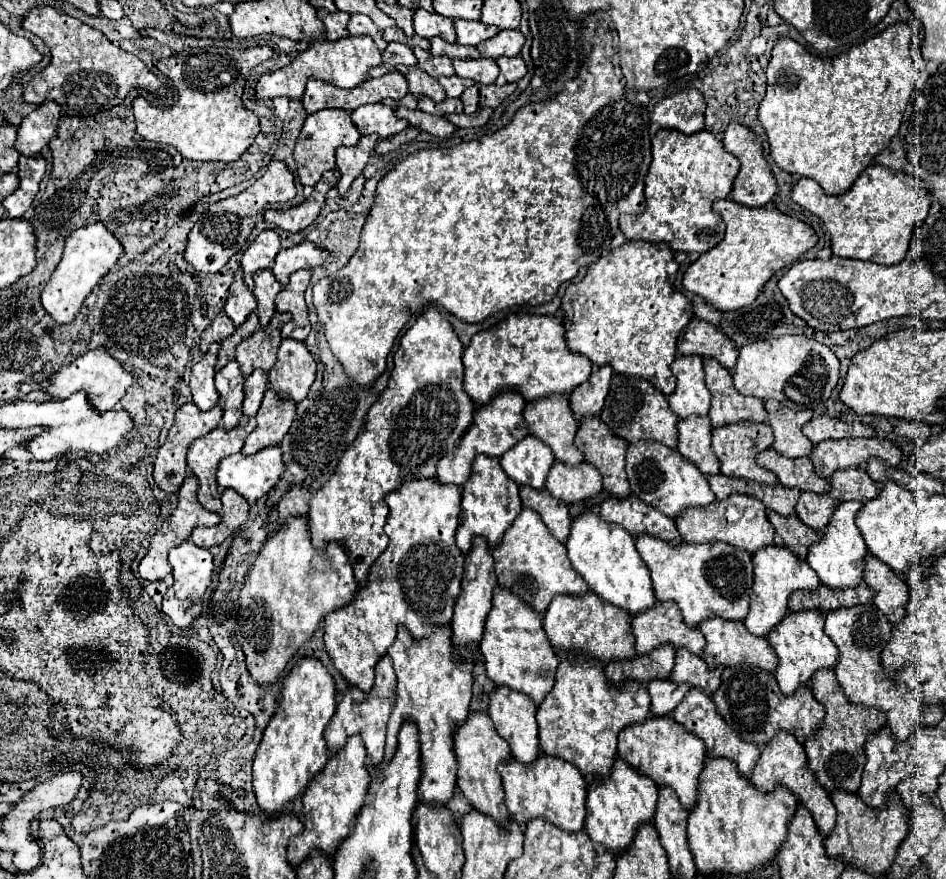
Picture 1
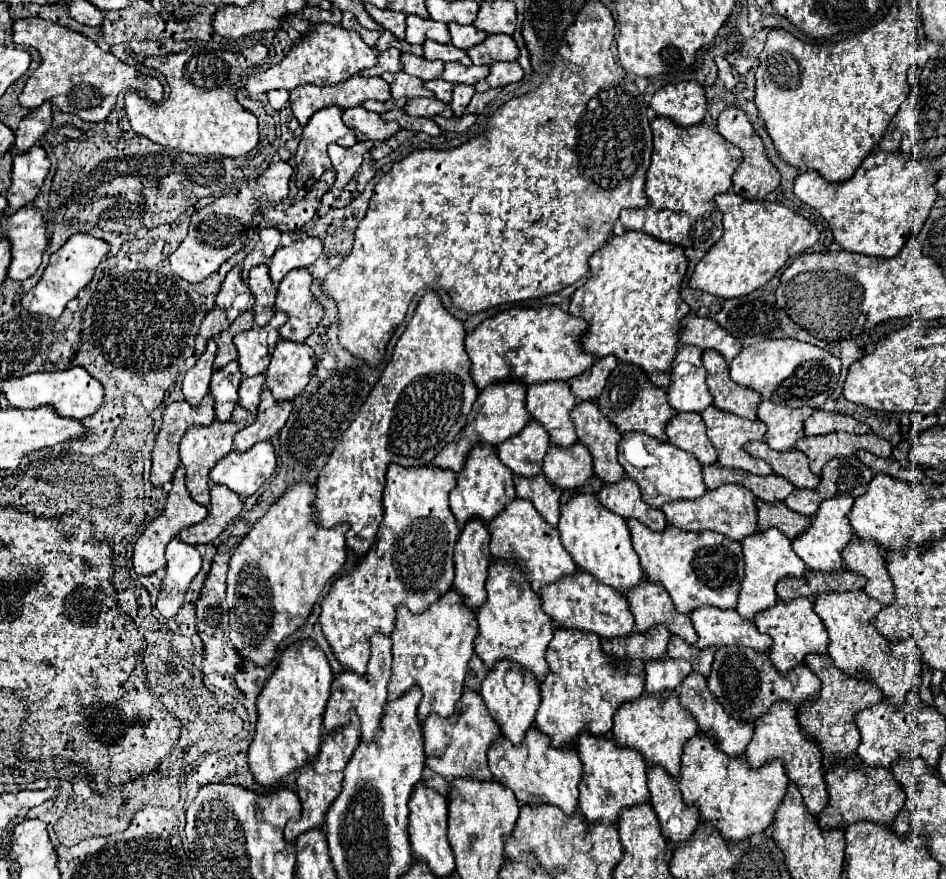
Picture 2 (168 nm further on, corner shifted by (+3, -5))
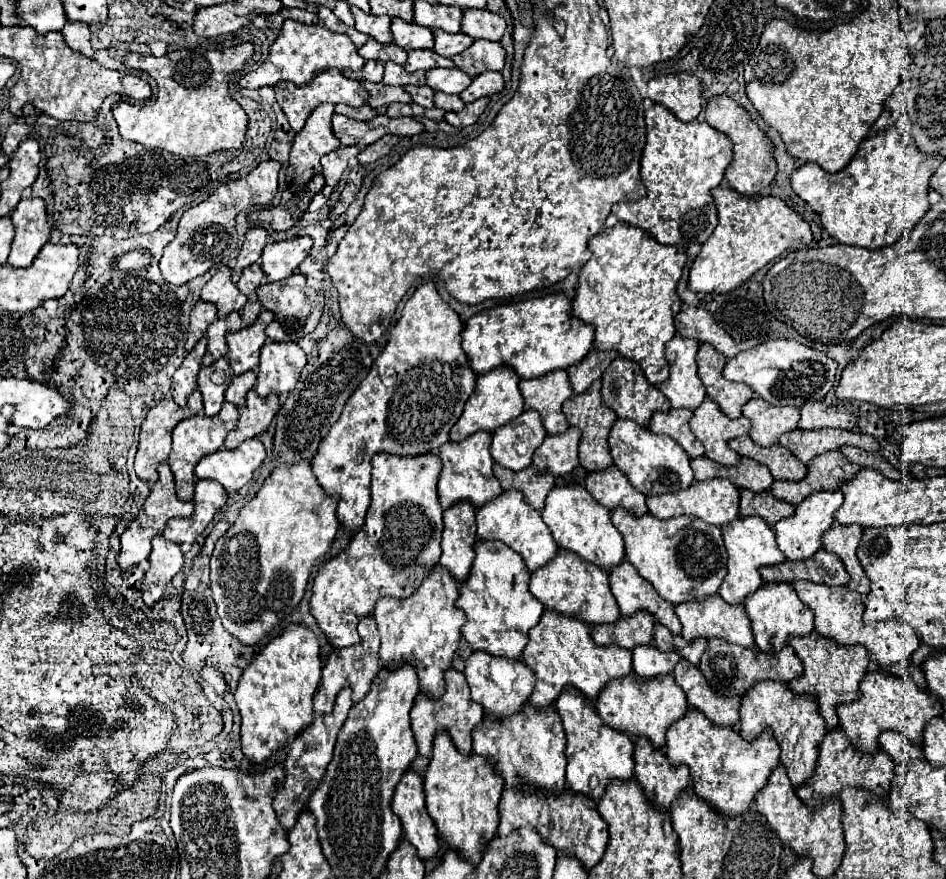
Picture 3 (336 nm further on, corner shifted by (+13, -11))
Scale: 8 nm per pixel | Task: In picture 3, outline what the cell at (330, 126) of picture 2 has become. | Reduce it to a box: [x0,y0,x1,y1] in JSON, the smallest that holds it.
[285,103,341,193]

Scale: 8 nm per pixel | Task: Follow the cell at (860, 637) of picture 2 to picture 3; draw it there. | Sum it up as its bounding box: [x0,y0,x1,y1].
[793,581,919,669]

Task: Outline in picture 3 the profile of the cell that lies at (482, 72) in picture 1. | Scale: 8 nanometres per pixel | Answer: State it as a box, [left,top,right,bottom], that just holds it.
[427,69,473,95]

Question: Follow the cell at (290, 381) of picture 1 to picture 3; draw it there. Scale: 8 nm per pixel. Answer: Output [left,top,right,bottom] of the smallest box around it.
[255,339,307,395]

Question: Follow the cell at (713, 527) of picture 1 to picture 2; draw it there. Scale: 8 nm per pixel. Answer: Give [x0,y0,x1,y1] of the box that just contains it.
[661,485,757,541]

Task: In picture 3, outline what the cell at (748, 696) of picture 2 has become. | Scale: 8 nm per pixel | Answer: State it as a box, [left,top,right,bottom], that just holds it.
[699,639,803,697]

